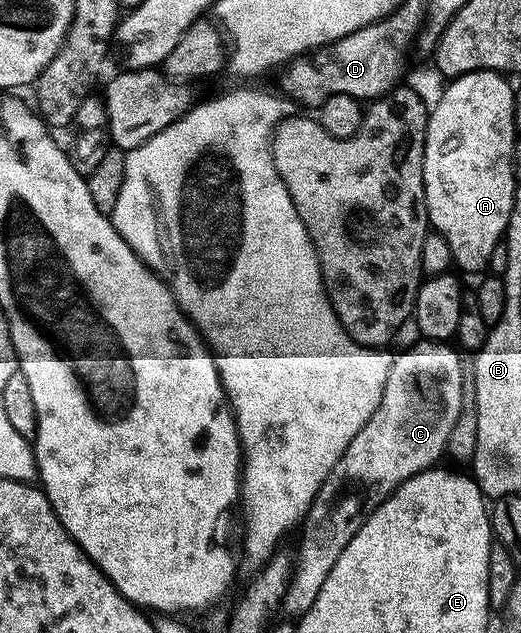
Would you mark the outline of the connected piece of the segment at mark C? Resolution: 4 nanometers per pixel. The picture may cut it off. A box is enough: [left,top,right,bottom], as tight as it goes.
[280,340,464,615]

